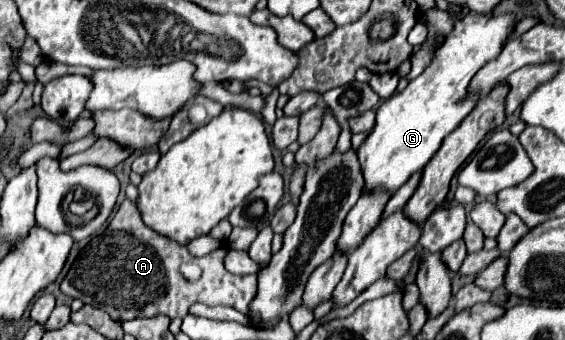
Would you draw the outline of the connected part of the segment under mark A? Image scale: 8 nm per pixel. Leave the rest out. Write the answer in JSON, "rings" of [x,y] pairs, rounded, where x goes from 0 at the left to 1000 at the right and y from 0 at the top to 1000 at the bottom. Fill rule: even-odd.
{"rings":[[[219,588],[209,612],[209,624],[202,629],[202,641],[195,647],[191,671],[177,694],[166,694],[159,706],[159,718],[149,729],[149,753],[142,741],[142,753],[135,759],[135,771],[120,794],[117,818],[110,824],[106,847],[124,876],[142,876],[152,894],[163,894],[166,906],[188,912],[209,947],[234,941],[234,935],[269,935],[280,924],[290,924],[301,941],[304,935],[326,935],[333,924],[333,900],[343,888],[358,888],[365,900],[407,900],[407,906],[418,906],[428,924],[435,924],[439,894],[453,871],[453,812],[450,806],[446,812],[407,806],[396,788],[400,747],[404,747],[404,729],[389,724],[358,759],[336,753],[322,718],[304,718],[304,706],[297,706],[294,694],[269,682],[251,653],[251,635],[248,635],[248,618],[241,612],[241,600],[234,600],[230,588]],[[322,771],[350,776],[358,788],[358,812],[350,824],[326,818],[326,806],[319,800]]]}

